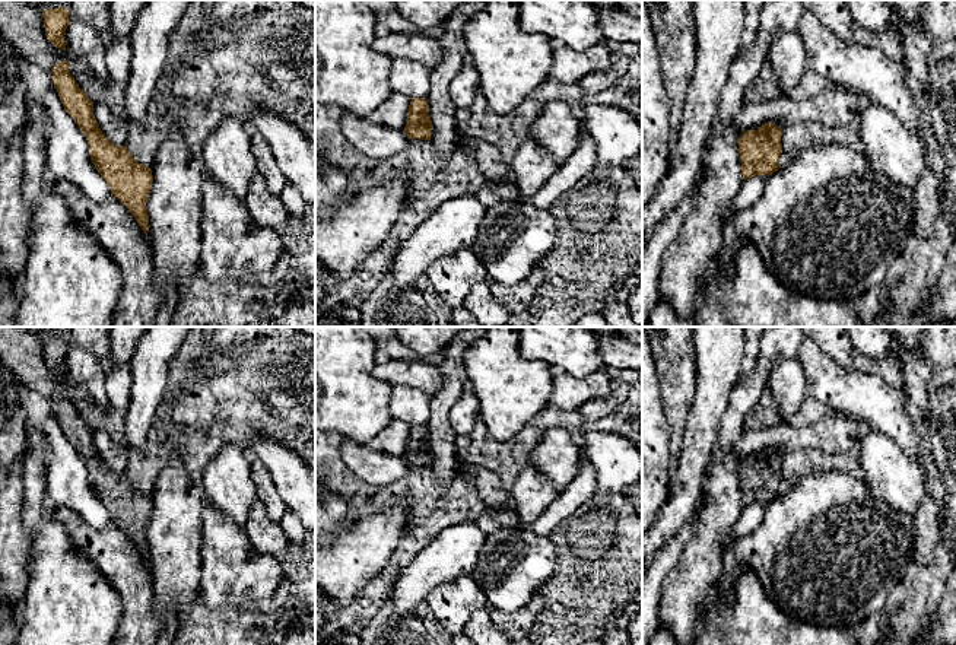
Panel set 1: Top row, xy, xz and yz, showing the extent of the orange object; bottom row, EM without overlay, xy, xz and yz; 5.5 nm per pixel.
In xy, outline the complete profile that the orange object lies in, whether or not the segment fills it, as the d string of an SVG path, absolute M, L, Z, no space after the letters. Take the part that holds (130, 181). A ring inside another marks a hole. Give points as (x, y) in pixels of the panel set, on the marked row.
M58 61L50 72L66 112L88 140L92 163L111 194L128 209L147 235L150 226L146 203L153 182L152 169L134 161L126 146L115 146L105 137L93 115L93 102L70 74L67 61Z

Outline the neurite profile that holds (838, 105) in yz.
M839 86L803 101L794 101L784 95L763 104L744 104L733 118L733 128L740 137L744 131L758 130L768 123L774 123L779 128L787 124L807 123L826 127L855 125L858 112L868 104L868 96Z

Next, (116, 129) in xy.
M93 104L93 115L105 137L115 146L126 146L128 137L128 120L118 117L104 104Z

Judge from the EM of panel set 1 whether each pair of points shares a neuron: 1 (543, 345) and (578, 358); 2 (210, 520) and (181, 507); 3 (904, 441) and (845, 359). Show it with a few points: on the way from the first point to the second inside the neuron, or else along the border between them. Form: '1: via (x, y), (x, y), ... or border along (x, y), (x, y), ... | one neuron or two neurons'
1: via (552, 345), (565, 345), (569, 349) | one neuron
2: border along (203, 499), (200, 550) | two neurons
3: border along (822, 350), (837, 364), (851, 369) | two neurons

